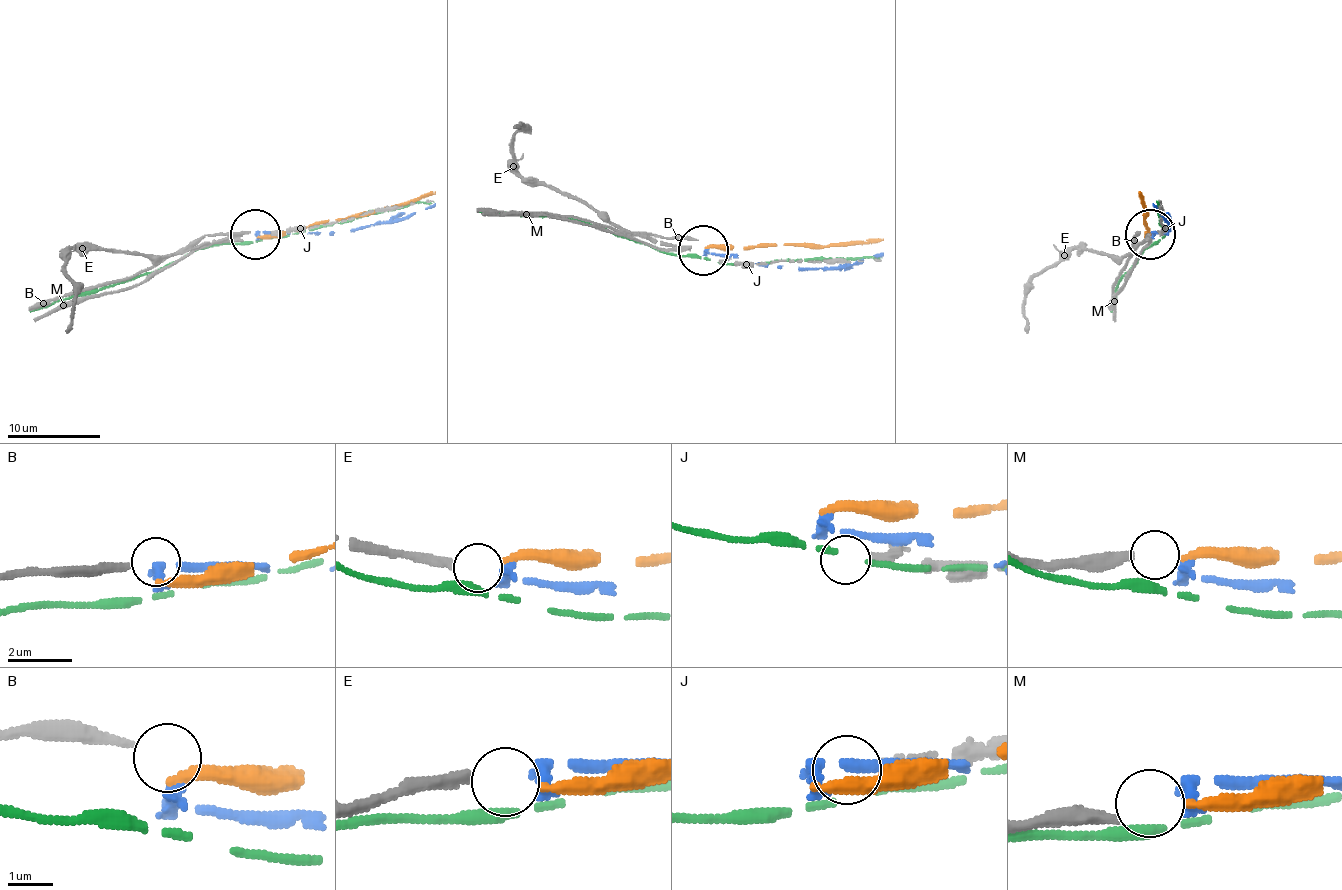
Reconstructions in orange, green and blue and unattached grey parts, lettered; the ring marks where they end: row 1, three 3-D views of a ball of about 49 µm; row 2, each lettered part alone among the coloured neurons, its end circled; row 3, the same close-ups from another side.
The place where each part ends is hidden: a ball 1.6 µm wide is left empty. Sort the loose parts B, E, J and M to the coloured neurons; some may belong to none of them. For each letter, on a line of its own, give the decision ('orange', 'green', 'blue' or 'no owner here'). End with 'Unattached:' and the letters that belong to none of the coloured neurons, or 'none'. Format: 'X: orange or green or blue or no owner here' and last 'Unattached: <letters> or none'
B: no owner here
E: blue
J: no owner here
M: orange
Unattached: B, J

